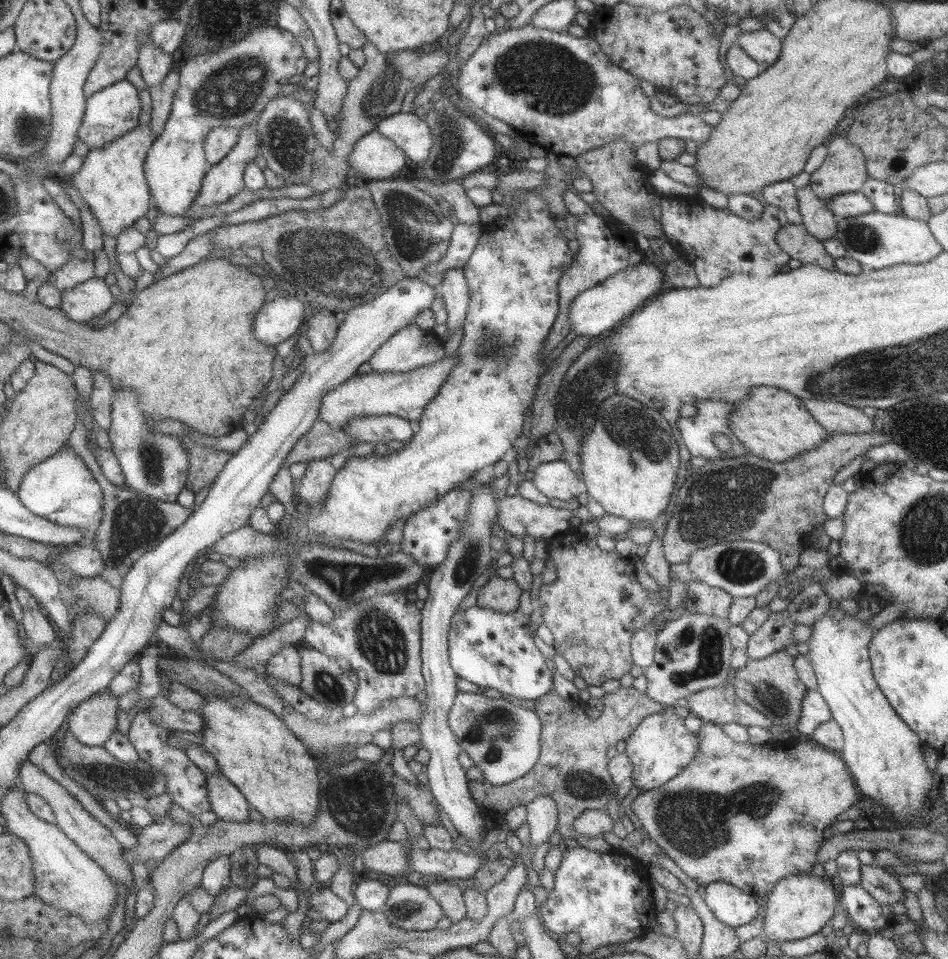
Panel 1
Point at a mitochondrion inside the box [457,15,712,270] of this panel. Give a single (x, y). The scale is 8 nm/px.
(554, 80)

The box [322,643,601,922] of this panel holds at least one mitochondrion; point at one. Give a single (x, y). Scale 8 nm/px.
(492, 730)

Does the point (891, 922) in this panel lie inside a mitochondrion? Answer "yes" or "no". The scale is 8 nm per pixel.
no

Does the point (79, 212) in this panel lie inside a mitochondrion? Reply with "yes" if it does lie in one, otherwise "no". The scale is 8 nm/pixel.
no

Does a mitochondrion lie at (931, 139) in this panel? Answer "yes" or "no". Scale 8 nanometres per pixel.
no

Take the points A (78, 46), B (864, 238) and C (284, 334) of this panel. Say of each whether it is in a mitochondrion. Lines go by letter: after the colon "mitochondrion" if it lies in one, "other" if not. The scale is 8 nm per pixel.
A: other
B: mitochondrion
C: other

